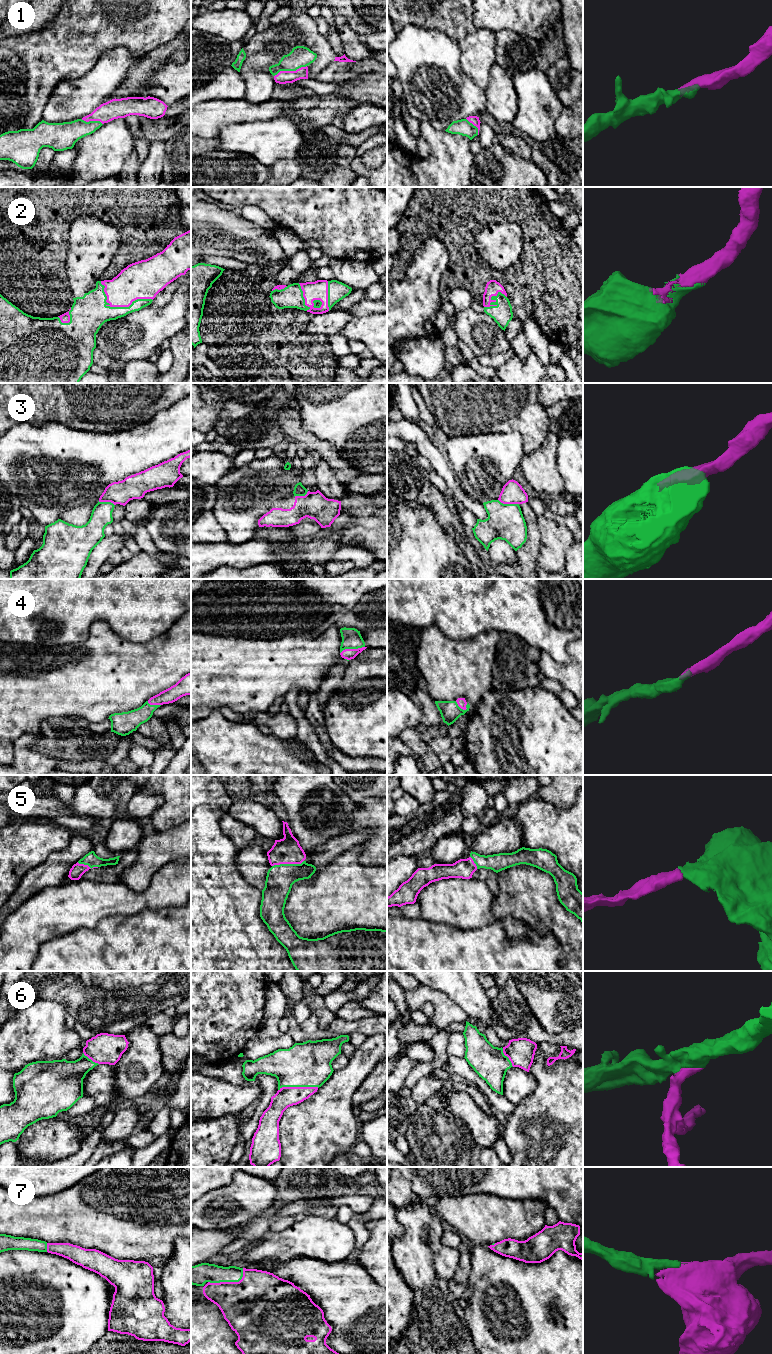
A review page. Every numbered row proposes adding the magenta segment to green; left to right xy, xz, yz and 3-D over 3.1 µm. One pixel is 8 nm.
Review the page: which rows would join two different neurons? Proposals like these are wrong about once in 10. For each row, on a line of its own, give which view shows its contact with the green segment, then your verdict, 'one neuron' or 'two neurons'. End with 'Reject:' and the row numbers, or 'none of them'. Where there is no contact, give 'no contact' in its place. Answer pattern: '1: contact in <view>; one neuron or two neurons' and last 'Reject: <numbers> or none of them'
1: contact in xz; one neuron
2: contact in xy; one neuron
3: contact in yz; two neurons
4: contact in xz; one neuron
5: contact in xz; one neuron
6: contact in xz; one neuron
7: contact in xz; one neuron
Reject: 3

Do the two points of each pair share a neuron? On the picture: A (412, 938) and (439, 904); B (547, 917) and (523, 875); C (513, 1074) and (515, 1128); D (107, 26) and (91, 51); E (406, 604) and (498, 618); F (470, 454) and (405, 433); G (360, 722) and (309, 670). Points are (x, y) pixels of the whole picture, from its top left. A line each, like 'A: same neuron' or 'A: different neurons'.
A: different neurons
B: same neuron
C: different neurons
D: same neuron
E: same neuron
F: different neurons
G: different neurons

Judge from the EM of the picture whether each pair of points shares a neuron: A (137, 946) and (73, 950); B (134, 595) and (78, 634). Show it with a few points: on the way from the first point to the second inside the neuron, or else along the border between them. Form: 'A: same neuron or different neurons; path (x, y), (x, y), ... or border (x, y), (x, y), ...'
A: same neuron; path (121, 950), (89, 950)
B: same neuron; path (119, 595), (111, 595), (87, 619)

